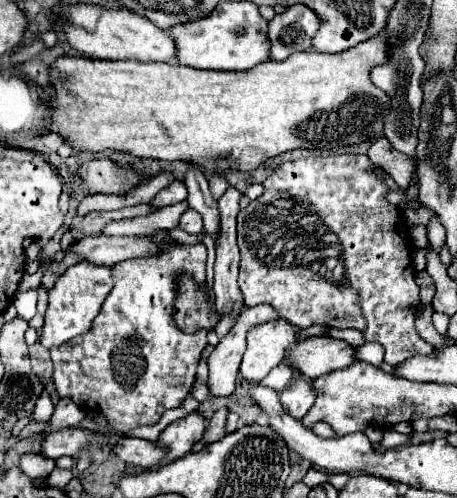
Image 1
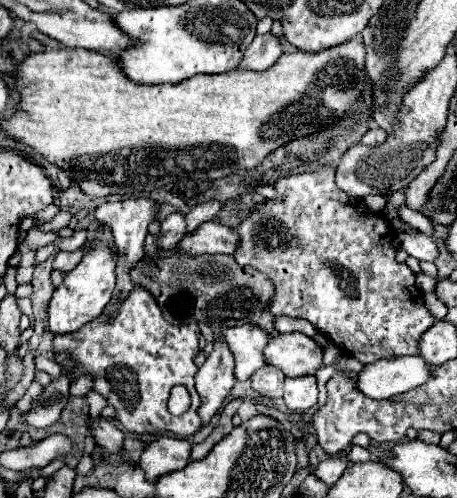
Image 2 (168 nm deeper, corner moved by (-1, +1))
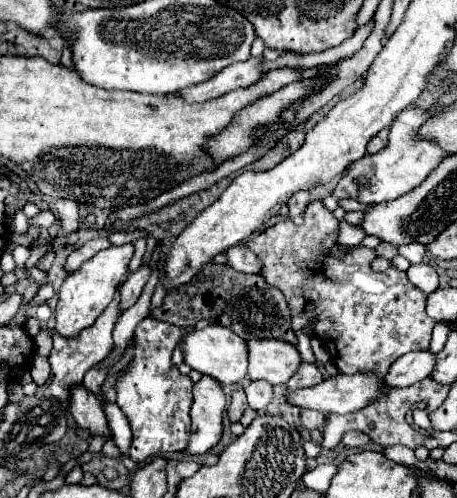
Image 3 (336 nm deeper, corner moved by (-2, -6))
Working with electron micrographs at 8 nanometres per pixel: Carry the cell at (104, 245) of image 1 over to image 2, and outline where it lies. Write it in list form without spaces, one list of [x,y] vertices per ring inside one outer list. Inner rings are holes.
[[[204,222],[194,234],[184,236],[178,244],[180,254],[200,256],[200,254],[234,254],[238,248],[238,232],[216,222]]]

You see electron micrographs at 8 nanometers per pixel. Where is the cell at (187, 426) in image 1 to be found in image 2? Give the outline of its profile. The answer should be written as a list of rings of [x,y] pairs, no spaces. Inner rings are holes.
[[[160,436],[158,440],[154,440],[144,448],[140,456],[140,468],[144,470],[146,480],[154,482],[158,480],[158,476],[184,468],[188,464],[190,448],[190,442],[174,436]]]

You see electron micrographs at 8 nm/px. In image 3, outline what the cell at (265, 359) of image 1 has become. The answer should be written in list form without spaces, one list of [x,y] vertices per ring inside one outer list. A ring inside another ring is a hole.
[[[209,325],[201,331],[195,329],[185,337],[183,353],[185,353],[187,365],[201,371],[203,375],[215,377],[223,385],[241,383],[247,377],[247,341],[235,335],[231,329],[225,329],[219,325]]]

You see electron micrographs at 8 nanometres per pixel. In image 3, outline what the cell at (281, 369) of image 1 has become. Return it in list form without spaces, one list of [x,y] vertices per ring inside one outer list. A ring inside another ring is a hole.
[[[251,381],[247,387],[245,387],[245,393],[247,393],[247,401],[249,401],[249,407],[259,411],[263,407],[267,407],[271,401],[273,401],[273,385],[267,383],[267,381]]]

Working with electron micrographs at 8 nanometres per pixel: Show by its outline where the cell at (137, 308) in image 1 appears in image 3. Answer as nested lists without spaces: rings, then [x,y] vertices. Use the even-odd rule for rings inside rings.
[[[149,315],[137,325],[133,333],[135,345],[131,347],[131,361],[115,381],[117,405],[129,419],[133,431],[133,443],[129,451],[133,461],[145,461],[161,453],[185,451],[189,445],[189,409],[193,403],[193,381],[189,375],[181,375],[179,367],[171,361],[173,349],[177,347],[179,339],[179,327],[157,321]]]

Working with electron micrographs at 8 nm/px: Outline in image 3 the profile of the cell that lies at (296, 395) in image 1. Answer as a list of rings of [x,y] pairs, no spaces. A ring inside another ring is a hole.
[[[303,363],[303,367],[299,367],[299,371],[289,379],[287,383],[287,391],[297,391],[297,389],[307,389],[307,387],[315,387],[317,383],[321,383],[321,371],[315,365]]]

